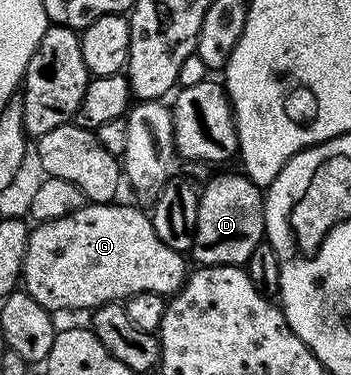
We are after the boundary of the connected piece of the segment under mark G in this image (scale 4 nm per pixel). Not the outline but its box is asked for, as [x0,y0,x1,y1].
[21,202,187,312]

